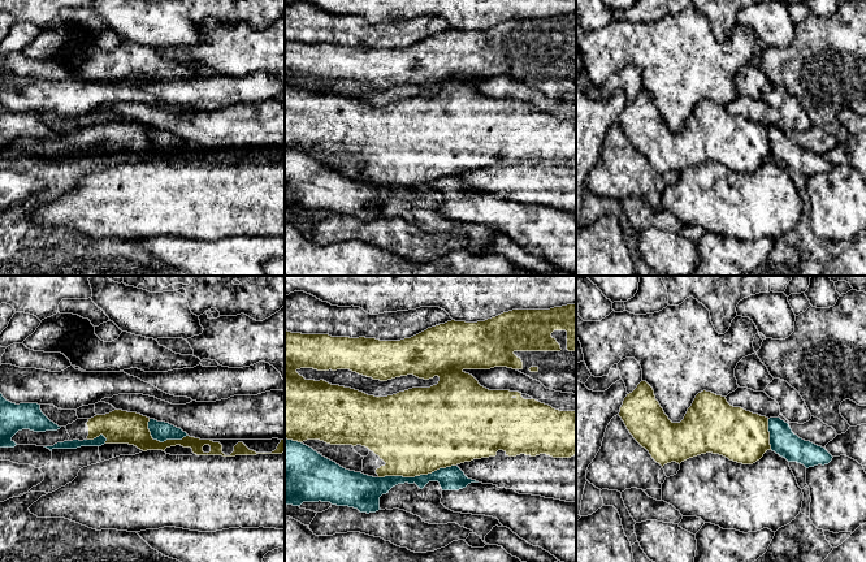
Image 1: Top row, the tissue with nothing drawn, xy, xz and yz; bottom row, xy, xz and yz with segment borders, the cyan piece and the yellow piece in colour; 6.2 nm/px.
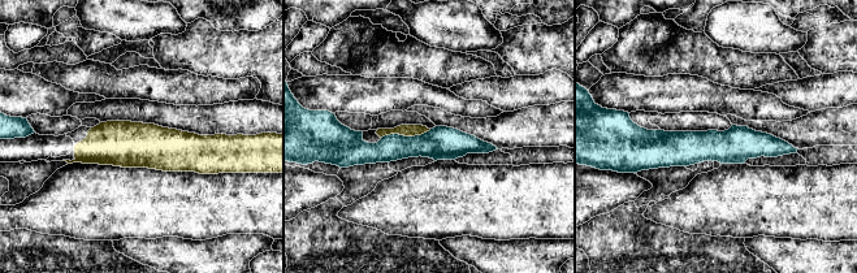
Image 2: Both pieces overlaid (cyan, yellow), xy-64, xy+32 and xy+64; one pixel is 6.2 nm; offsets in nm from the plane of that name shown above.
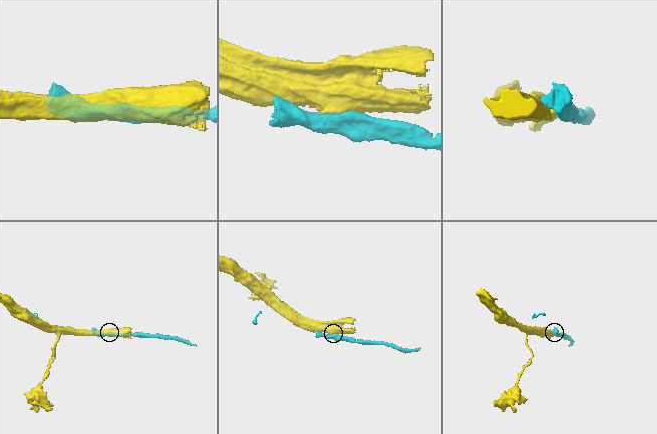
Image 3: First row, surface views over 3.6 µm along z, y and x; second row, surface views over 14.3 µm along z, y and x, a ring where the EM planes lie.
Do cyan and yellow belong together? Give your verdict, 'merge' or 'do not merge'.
do not merge

